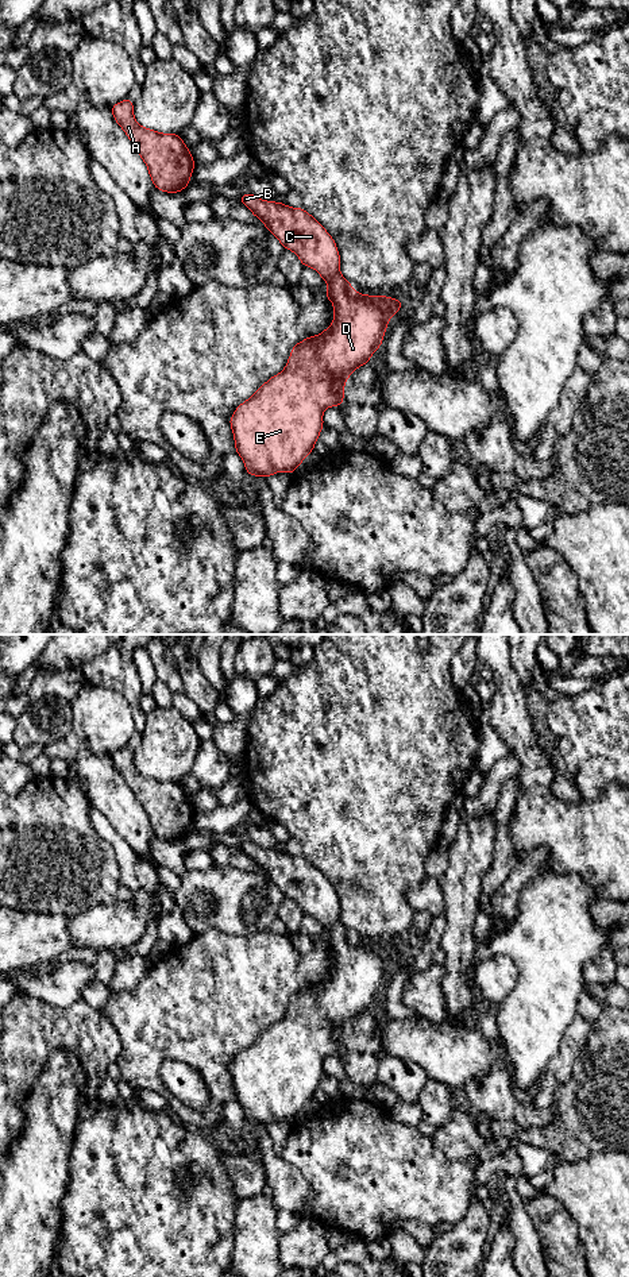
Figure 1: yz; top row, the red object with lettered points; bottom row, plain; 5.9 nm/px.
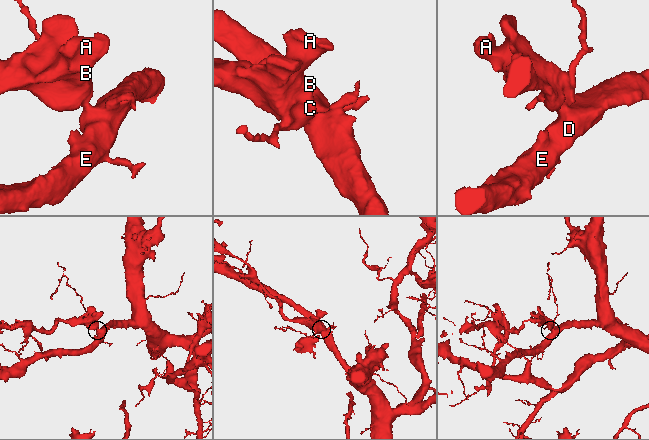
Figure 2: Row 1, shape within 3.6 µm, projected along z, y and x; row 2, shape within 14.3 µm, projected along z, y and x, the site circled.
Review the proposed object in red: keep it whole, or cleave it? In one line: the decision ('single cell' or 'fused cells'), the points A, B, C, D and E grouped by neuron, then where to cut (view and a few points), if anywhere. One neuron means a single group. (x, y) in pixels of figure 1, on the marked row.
fused cells; groups A B C / D E; cut yz (338, 273), (327, 282)

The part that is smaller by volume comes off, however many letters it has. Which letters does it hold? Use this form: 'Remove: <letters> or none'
Remove: A, B, C

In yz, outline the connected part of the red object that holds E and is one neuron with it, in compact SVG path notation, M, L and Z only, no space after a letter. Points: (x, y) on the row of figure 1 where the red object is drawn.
M341 274L328 282L325 298L333 304L333 323L324 332L298 342L286 367L240 404L229 418L235 451L248 475L267 478L281 471L294 474L304 458L313 452L324 427L324 410L341 405L348 377L367 364L381 347L389 320L404 302L387 296L360 294Z

